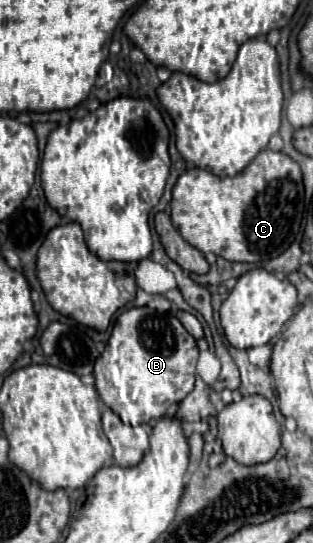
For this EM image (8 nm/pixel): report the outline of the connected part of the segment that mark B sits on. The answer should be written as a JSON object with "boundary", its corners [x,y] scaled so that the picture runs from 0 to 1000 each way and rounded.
{"boundary":[[[419,565],[374,584],[335,646],[304,665],[304,716],[387,775],[425,786],[476,779],[482,772],[527,768],[540,746],[578,742],[617,720],[629,661],[629,628],[553,576]]]}

